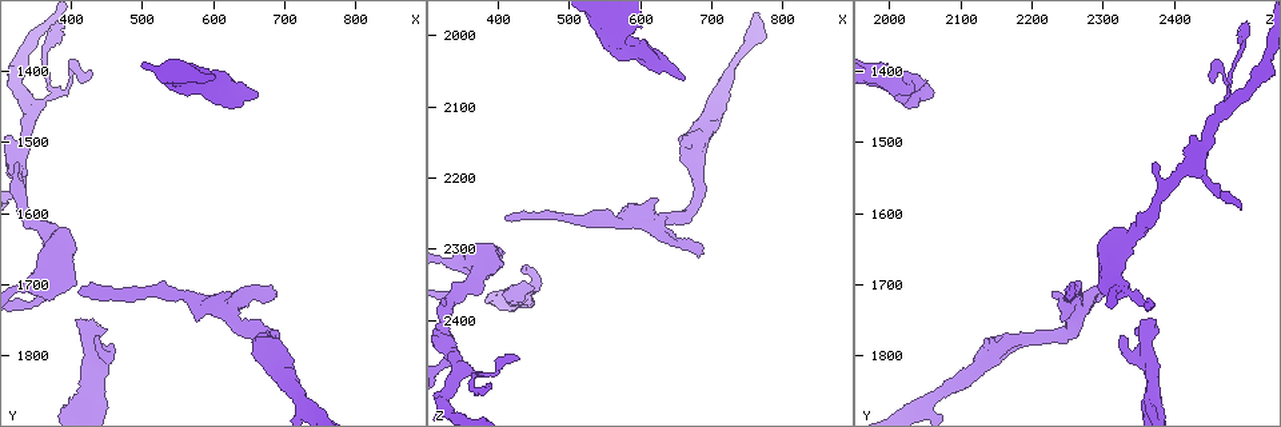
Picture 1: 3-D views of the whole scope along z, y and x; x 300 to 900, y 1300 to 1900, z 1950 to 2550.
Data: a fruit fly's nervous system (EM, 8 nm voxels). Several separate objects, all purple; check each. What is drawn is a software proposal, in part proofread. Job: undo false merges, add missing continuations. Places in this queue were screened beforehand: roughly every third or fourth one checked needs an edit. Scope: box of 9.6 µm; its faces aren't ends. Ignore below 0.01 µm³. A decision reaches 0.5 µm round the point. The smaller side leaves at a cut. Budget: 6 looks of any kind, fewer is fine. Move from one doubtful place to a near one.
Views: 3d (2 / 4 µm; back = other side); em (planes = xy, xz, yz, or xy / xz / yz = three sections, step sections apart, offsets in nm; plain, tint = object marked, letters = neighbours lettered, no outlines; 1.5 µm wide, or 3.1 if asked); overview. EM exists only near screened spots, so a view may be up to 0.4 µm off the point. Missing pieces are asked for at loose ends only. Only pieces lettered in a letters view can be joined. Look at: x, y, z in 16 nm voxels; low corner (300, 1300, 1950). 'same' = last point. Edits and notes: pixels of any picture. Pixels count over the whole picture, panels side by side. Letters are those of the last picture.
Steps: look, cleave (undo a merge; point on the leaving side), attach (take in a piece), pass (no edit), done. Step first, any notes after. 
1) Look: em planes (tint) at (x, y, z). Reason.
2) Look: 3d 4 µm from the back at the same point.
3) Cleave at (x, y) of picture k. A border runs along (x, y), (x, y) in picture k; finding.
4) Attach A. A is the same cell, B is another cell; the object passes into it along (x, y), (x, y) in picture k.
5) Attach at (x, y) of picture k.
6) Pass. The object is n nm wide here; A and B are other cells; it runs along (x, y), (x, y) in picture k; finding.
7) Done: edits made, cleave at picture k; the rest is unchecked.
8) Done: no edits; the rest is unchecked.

Look: 3d 4 µm at (620, 1450, 2030). Free end.

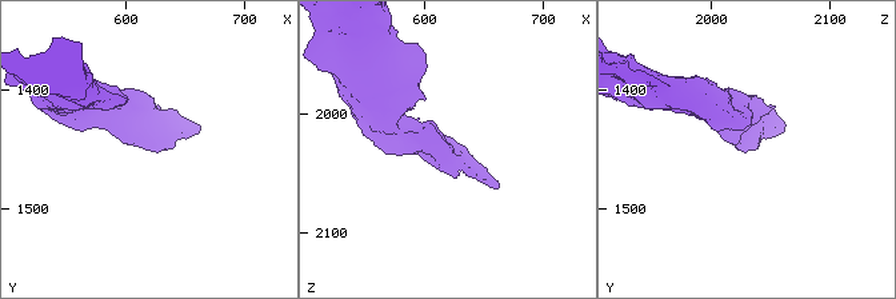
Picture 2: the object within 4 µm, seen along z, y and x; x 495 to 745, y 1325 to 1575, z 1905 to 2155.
Look: em yz step 4 (letters) at (622, 1452, 2028). Need the tissue.

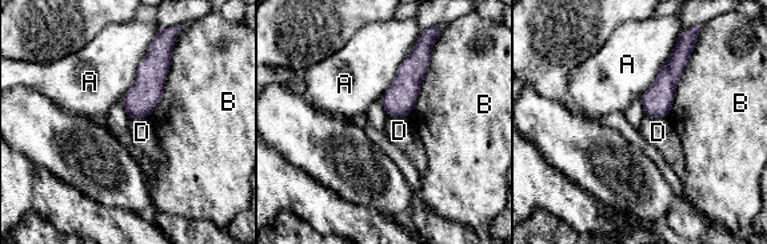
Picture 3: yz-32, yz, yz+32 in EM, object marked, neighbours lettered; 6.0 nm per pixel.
Look: em planes (letters) at the same point.

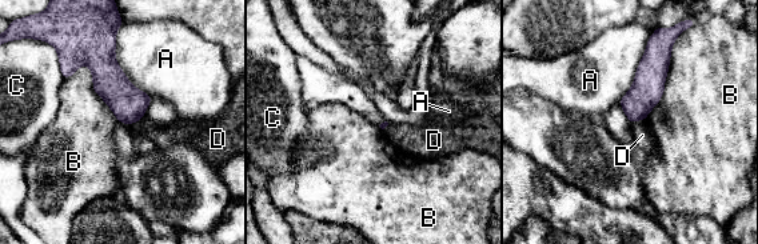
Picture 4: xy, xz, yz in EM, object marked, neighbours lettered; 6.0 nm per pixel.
Pass. A, B, C and D are other cells; it runs along (64, 62), (90, 60), (138, 116) in picture 4; no lettered piece goes on from it.

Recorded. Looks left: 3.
Look: 3d 4 µm from the back at (430, 1830, 2370). Branch point.

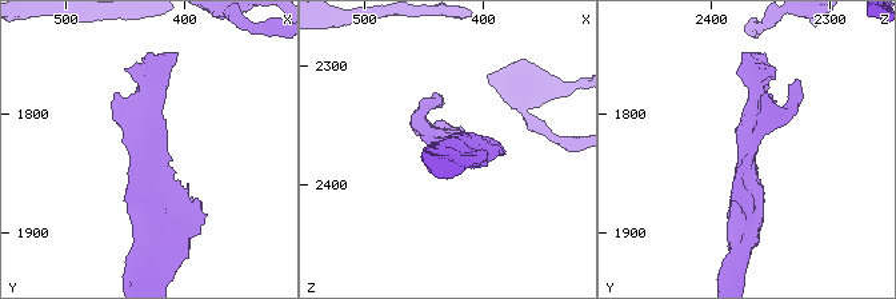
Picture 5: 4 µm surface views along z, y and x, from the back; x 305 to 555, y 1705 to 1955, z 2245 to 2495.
Look: em planes (tint) at (430, 1828, 2370). Now the EM.

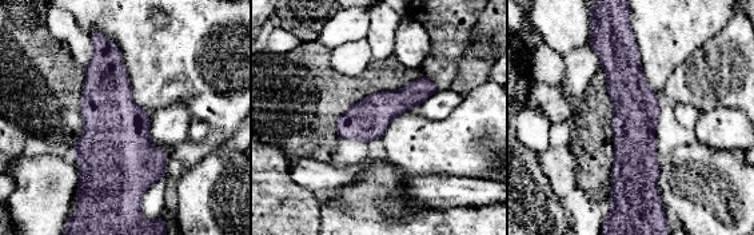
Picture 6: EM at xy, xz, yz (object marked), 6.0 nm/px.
Look: em planes (letters) at the same point.

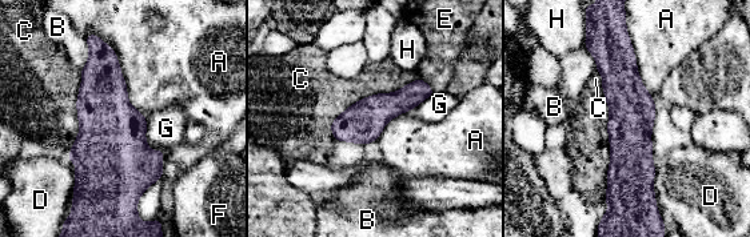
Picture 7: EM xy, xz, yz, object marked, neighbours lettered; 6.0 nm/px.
Pass. The longest contact is with A, 550 nm; A, B, C, D, E, F, G and H are other cells; it runs along (627, 51), (630, 192), (635, 211) in picture 7; one cell here.

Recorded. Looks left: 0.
Done: no edits; the rest is unchecked.

